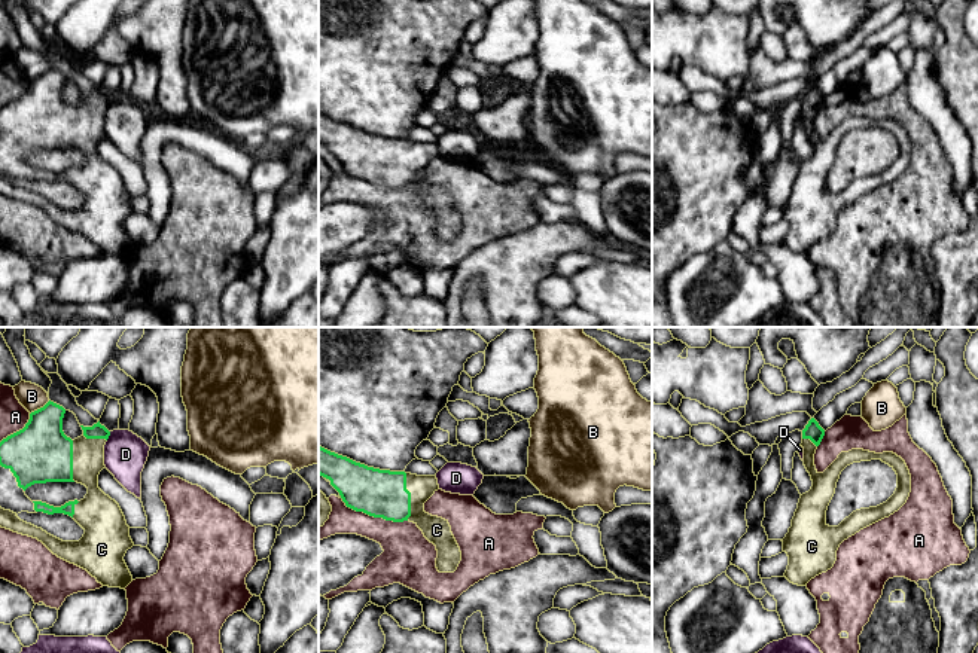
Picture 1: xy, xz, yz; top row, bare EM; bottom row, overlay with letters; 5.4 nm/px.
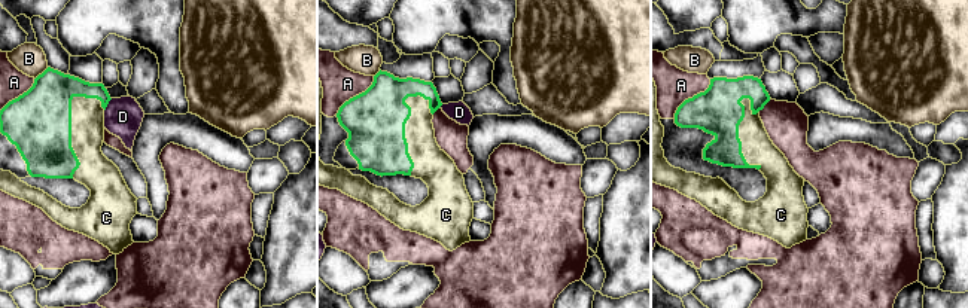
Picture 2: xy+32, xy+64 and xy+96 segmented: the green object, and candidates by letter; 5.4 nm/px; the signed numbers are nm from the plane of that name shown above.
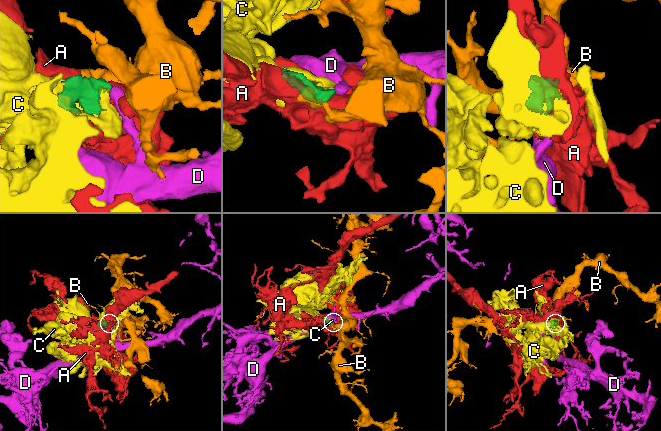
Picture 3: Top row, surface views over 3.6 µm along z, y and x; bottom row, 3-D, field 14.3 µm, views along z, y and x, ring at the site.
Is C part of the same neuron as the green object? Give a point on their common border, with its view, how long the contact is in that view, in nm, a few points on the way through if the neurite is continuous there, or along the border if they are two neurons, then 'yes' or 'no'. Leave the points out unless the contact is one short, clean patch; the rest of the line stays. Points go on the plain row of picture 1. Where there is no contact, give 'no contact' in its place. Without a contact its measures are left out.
contact xz (410, 164); length 260 nm; yes

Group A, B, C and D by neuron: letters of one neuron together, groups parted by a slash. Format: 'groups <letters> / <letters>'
groups A / B / C / D

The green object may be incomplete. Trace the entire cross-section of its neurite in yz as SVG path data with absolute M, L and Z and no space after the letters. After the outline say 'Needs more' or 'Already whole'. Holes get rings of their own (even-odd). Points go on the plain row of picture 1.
M814 85L802 97L804 132L811 143L813 153L801 162L792 193L782 207L783 219L789 223L784 244L798 253L807 253L811 245L831 237L837 228L837 217L844 207L898 178L911 159L910 137L905 128L893 119L875 120L851 116L841 119L823 140L819 140L814 132L814 120L823 103L825 97ZM871 126L881 126L896 138L898 155L895 161L877 174L853 178L838 193L829 193L826 177L841 138L853 129Z. Needs more

